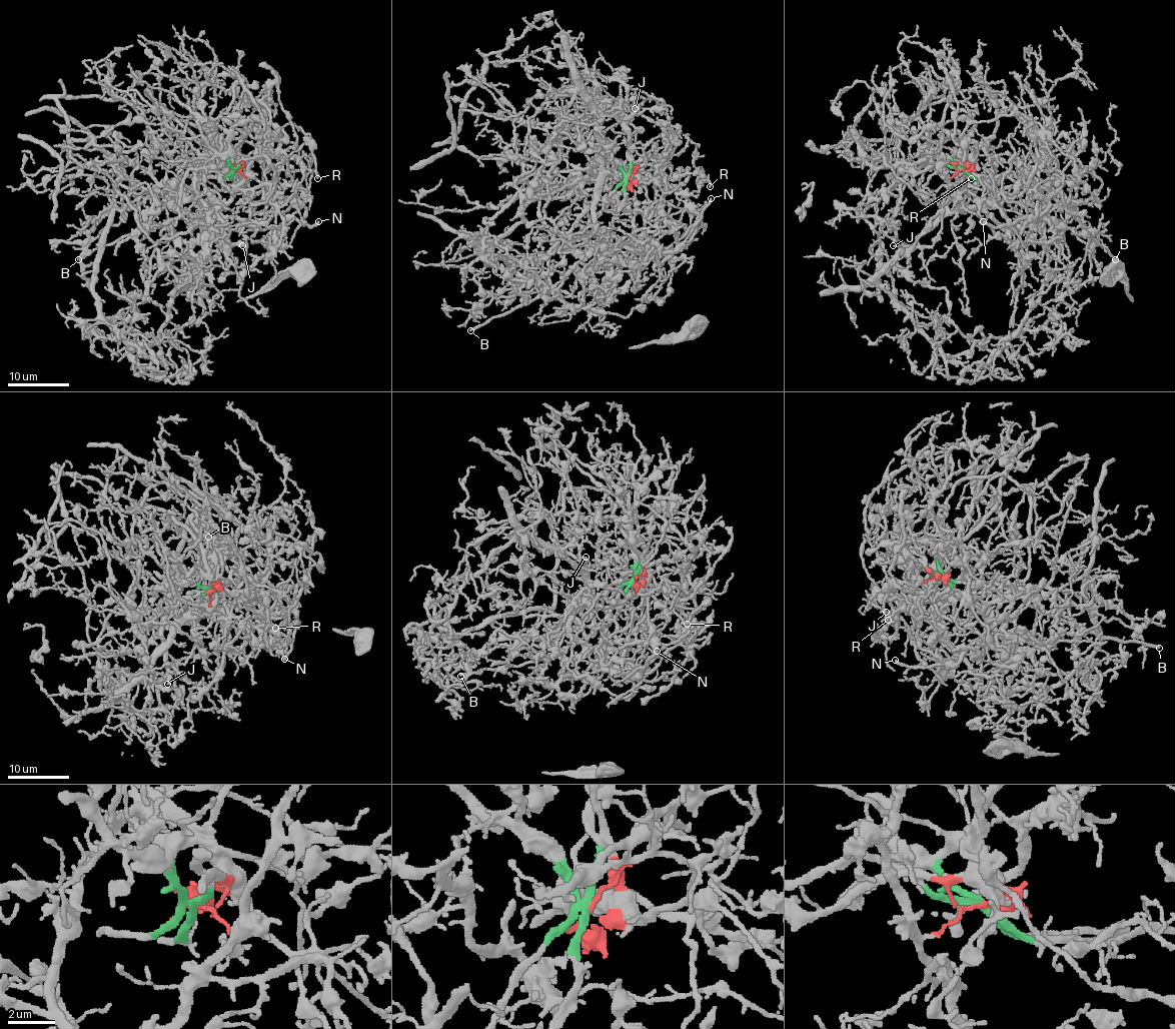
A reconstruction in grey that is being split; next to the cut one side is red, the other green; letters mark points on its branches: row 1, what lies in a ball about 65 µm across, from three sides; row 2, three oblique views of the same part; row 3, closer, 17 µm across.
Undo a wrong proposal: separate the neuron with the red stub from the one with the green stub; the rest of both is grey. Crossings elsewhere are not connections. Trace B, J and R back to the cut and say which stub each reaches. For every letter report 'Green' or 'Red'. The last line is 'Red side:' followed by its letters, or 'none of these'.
B: Green
J: Red
R: Red
Red side: J, R

